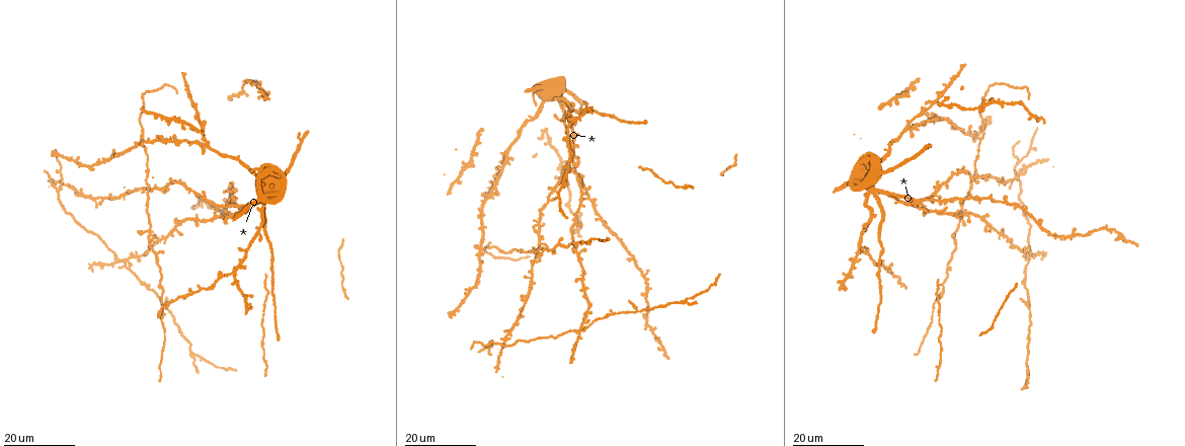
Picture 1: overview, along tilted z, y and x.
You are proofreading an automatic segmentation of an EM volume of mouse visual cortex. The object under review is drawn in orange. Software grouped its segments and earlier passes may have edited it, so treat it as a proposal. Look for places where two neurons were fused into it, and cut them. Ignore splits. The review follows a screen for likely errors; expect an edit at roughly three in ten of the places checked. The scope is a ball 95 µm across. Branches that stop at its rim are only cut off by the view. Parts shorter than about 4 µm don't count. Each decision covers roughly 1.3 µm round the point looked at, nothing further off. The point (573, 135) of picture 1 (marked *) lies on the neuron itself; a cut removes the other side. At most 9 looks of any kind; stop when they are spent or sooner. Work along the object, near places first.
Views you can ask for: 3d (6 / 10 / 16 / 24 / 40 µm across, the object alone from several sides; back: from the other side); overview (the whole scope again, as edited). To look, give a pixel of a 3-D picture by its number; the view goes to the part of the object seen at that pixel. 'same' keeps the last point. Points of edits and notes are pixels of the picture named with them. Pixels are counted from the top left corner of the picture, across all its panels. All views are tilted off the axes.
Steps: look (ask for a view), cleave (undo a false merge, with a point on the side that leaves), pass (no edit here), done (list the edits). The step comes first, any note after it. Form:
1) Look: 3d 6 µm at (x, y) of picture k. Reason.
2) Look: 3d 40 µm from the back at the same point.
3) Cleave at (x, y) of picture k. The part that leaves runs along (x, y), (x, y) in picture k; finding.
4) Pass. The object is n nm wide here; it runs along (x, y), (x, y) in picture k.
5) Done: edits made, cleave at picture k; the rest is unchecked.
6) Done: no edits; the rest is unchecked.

Look: 3d 24 µm at (537, 236) of picture 1. Three-way junction.

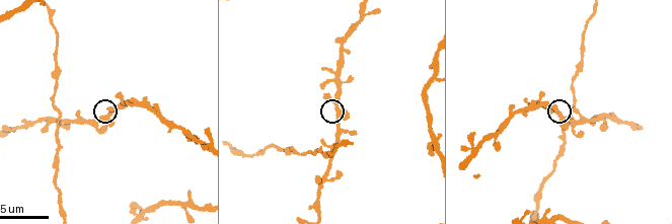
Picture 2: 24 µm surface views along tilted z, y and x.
Look: 3d 10 µm at (109, 114) of picture 2. Zoom in.

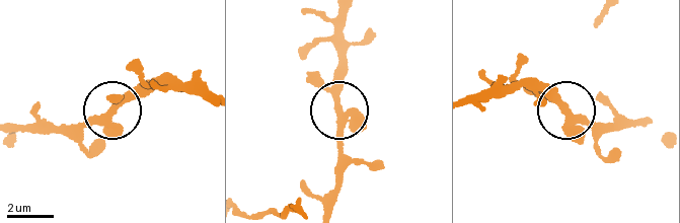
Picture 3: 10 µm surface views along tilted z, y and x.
Pass. It runs along (343, 16), (338, 120), (348, 158) in picture 3; all the same neuron.

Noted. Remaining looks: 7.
Look: 3d 24 µm at (561, 101) of picture 1.

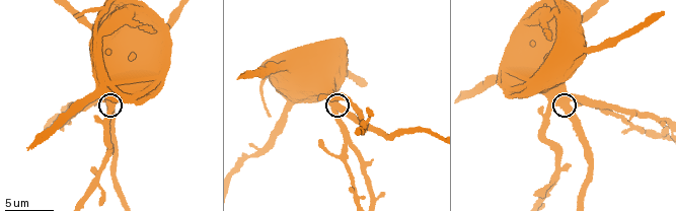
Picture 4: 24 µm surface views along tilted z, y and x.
Look: 3d 6 µm at (340, 105) of picture 4. Closer look.

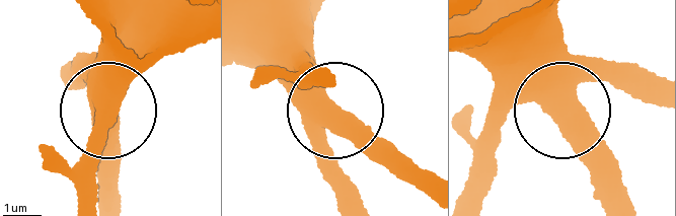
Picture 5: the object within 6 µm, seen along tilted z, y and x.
Look: 3d 6 µm from the back at (561, 114) of picture 5.

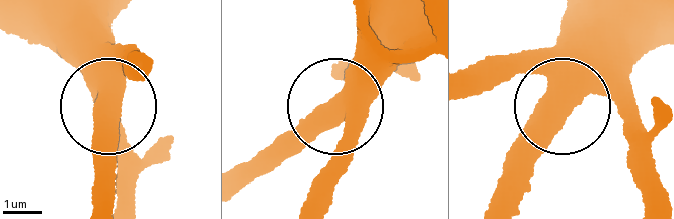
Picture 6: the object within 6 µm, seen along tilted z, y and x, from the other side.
Pass. The side arm is 87 µm long; continuous, no second neuron.

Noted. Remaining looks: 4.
Look: 3d 16 µm at (583, 327) of picture 1. Arms part here.

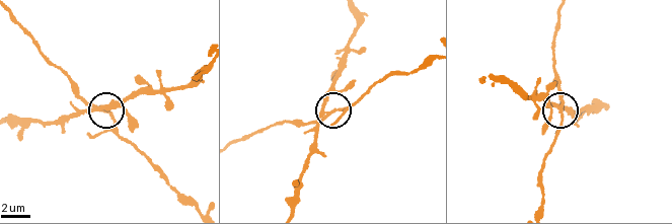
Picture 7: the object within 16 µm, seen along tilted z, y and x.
Look: 3d 10 µm at (331, 113) of picture 7.

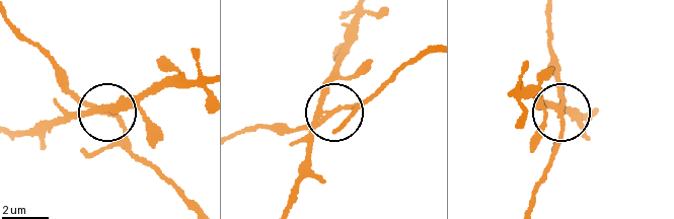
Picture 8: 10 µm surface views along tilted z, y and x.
Look: 3d 6 µm at (560, 110) of picture 8. Zoom in.

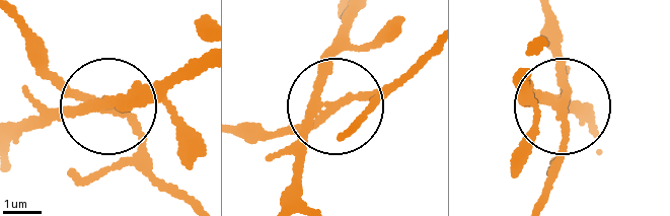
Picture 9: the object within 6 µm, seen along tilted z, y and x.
Cleave at (128, 158) of picture 9. The side arm is 47 µm long; the part that leaves runs along (563, 101), (566, 148), (539, 198) in picture 9; two neurons meet here.

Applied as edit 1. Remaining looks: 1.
Done: edits made, cleave at picture 9; the rest is unchecked.

